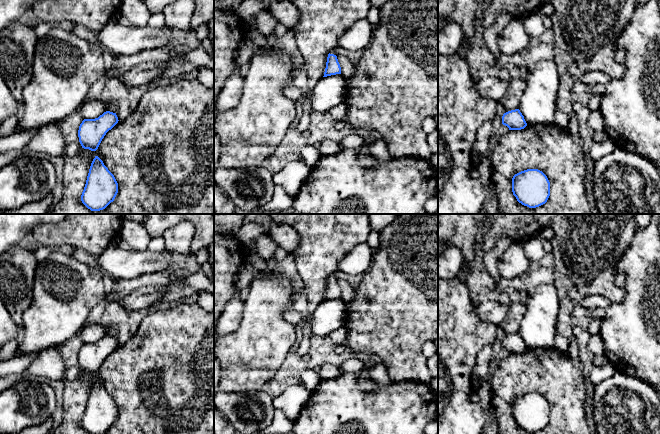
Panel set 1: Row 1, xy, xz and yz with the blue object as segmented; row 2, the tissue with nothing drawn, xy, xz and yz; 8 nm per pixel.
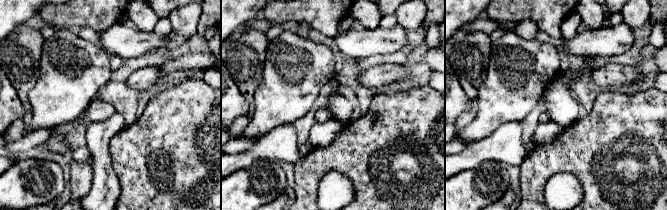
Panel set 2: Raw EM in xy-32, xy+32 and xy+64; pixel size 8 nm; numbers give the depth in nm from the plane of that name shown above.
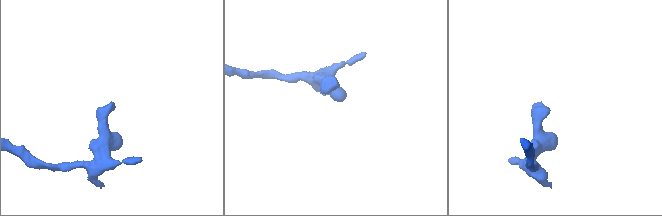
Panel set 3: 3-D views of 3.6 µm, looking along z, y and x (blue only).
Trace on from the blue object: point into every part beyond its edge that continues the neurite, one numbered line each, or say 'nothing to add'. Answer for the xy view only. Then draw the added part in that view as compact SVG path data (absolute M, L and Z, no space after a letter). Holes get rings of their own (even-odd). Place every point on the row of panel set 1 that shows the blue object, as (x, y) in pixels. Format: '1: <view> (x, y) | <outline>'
nothing to add

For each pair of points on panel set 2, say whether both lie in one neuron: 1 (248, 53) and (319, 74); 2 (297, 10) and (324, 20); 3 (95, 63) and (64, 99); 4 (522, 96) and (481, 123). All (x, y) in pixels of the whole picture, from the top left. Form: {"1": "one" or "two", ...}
{"1": "two", "2": "one", "3": "one", "4": "one"}

